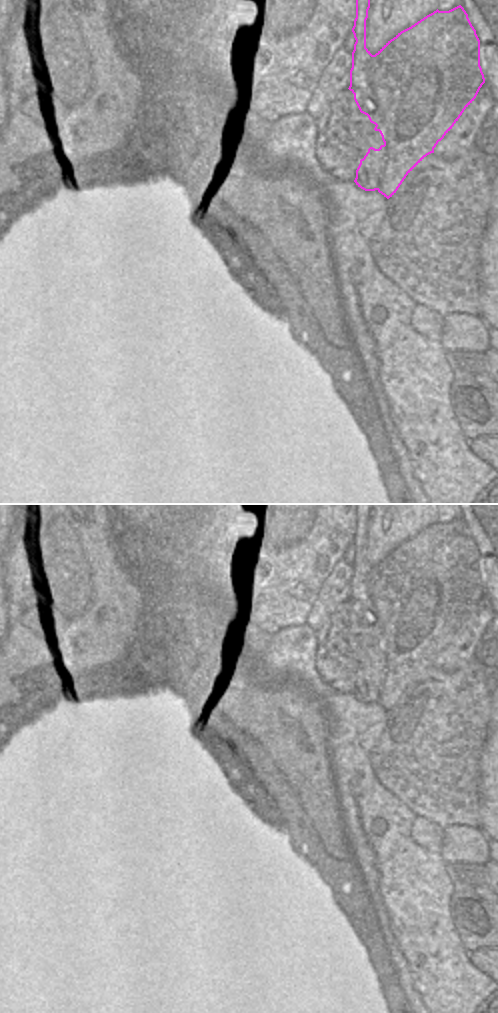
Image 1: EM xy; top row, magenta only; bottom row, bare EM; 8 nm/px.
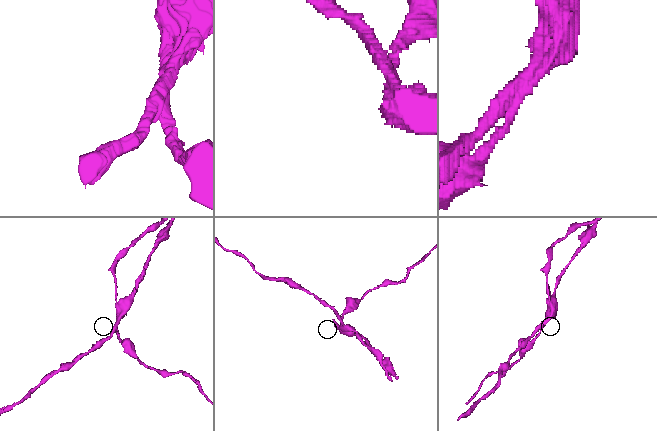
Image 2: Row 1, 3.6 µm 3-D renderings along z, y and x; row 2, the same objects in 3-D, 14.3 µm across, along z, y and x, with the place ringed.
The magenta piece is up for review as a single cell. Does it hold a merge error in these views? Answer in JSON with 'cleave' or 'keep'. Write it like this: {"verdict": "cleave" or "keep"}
{"verdict": "cleave"}

